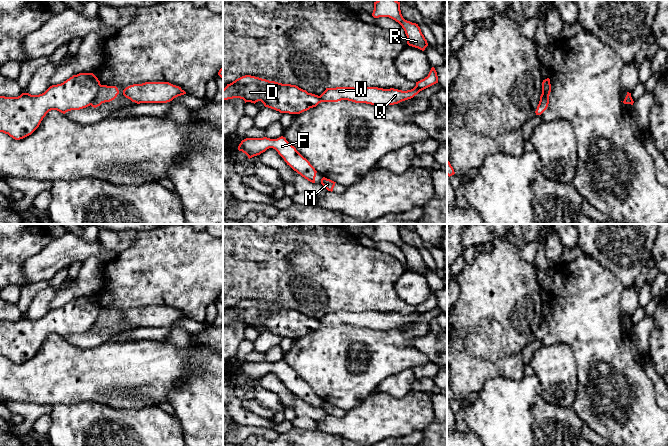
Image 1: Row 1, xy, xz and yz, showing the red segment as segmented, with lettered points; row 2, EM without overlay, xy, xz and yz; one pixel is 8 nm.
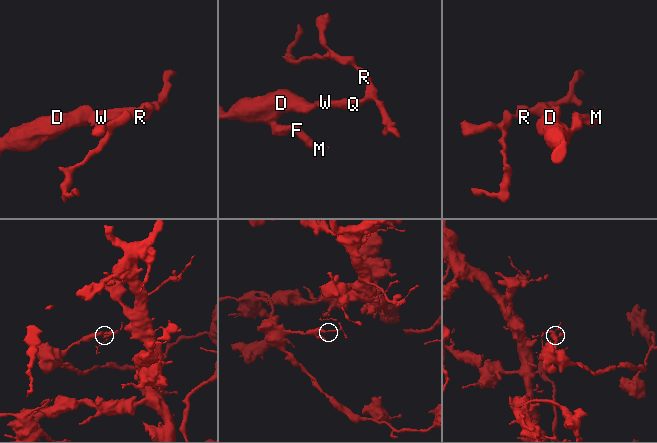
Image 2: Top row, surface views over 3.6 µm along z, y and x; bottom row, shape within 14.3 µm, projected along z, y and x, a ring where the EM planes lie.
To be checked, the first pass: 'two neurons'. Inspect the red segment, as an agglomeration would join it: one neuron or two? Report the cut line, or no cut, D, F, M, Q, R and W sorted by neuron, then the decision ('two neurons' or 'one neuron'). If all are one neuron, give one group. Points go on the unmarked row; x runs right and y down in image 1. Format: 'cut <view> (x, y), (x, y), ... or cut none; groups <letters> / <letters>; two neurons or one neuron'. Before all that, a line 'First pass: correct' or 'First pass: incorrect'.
First pass: correct
cut xy (100, 308), (98, 318), (90, 328); groups D F M / Q R W; two neurons

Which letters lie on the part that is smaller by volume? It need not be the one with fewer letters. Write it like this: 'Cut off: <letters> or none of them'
Cut off: Q, R, W

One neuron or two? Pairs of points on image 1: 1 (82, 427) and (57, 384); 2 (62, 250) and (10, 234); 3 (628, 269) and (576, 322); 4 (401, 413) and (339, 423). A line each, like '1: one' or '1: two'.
1: two
2: two
3: two
4: one

